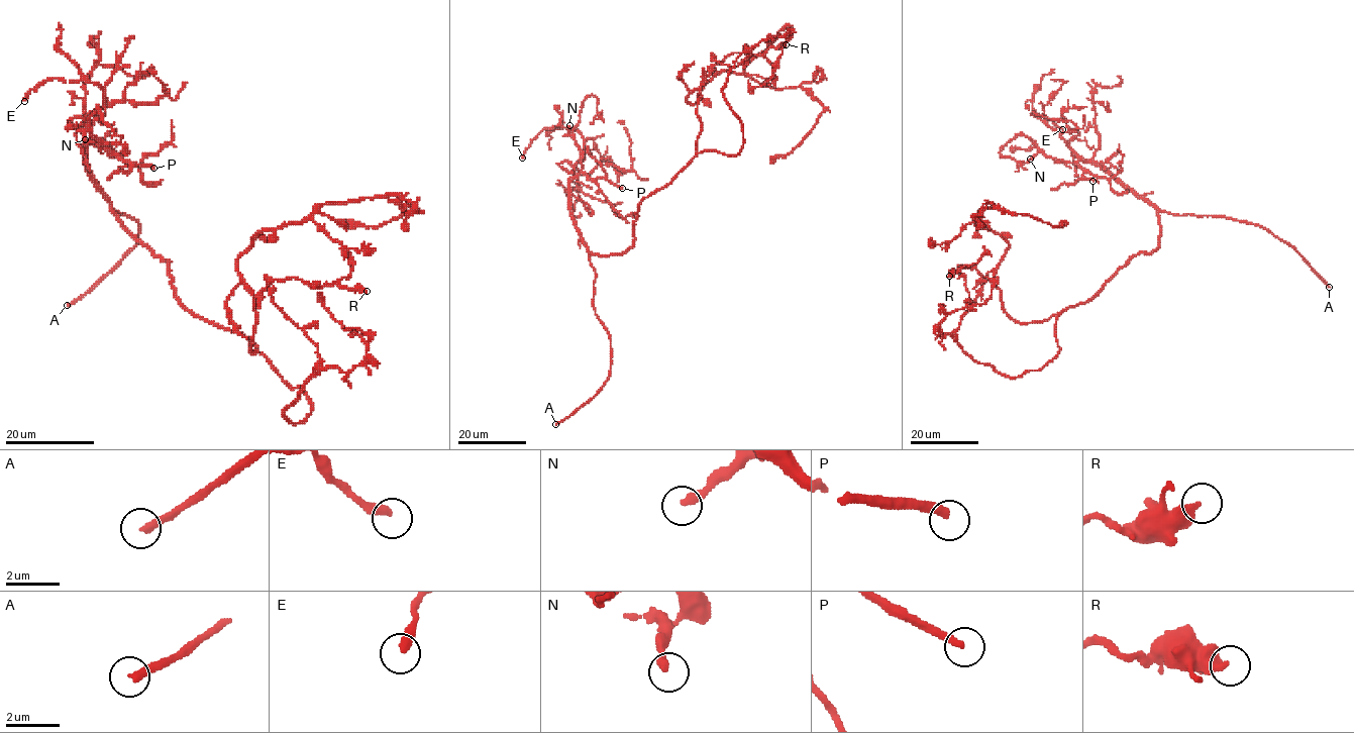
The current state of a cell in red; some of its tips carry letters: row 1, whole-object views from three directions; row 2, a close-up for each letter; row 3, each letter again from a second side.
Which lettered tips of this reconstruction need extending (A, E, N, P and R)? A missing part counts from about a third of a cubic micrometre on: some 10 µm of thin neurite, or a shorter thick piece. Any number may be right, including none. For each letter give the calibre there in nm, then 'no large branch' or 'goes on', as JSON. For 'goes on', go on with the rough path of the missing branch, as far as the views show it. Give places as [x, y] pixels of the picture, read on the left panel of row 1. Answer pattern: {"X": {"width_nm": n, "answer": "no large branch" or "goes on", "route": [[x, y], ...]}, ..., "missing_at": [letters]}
{"A": {"width_nm": 280, "answer": "goes on"}, "E": {"width_nm": 360, "answer": "no large branch"}, "N": {"width_nm": 320, "answer": "no large branch"}, "P": {"width_nm": 300, "answer": "goes on"}, "R": {"width_nm": 380, "answer": "no large branch"}, "missing_at": ["A", "P"]}

